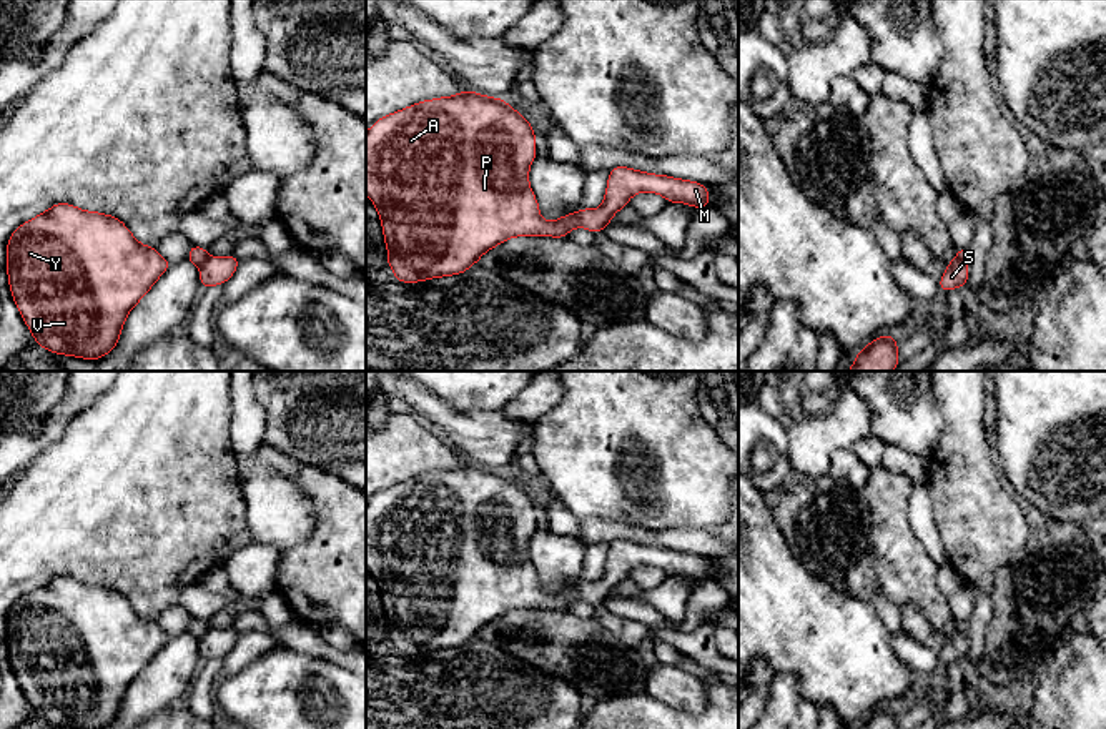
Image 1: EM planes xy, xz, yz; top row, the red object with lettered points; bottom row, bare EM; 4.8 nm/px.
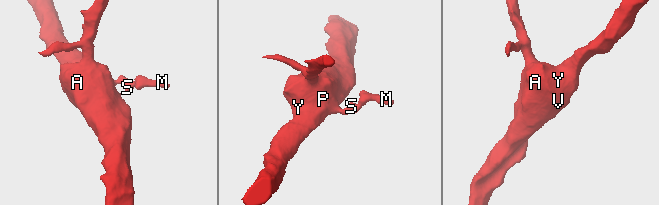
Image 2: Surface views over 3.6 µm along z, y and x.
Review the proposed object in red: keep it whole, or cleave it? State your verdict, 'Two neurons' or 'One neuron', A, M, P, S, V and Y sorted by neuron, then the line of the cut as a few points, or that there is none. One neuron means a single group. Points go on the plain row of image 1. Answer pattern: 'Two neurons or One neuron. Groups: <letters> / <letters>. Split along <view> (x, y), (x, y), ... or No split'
Two neurons. Groups: A P V Y / M S. Split along xz (574, 586), (579, 598)

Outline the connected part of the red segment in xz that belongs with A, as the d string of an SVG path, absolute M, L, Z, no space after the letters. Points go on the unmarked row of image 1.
M462 463L422 473L378 491L366 504L366 568L381 591L388 639L396 654L419 656L466 646L481 629L516 609L565 611L579 601L577 588L547 594L529 556L536 533L534 499L504 471Z

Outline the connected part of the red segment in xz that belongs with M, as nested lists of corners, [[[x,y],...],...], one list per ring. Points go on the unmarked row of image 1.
[[[614,539],[609,543],[605,569],[600,579],[597,583],[580,581],[575,584],[579,599],[600,606],[637,566],[657,566],[669,576],[684,576],[695,583],[710,579],[709,561],[699,554]]]

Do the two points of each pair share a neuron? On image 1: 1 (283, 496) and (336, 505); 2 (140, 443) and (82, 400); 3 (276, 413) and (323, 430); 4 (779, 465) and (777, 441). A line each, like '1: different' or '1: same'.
1: different
2: different
3: same
4: same

